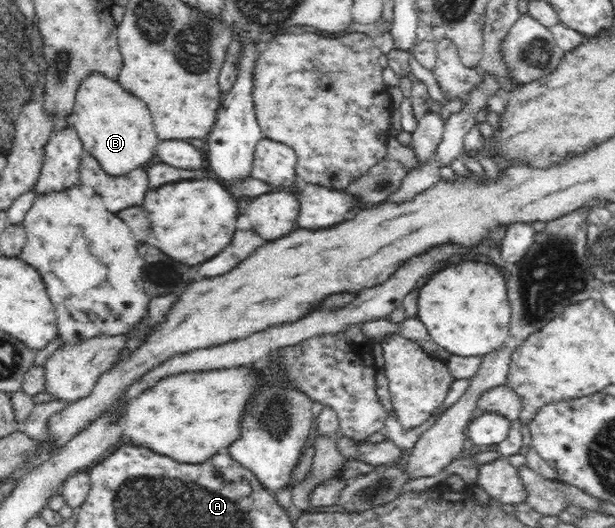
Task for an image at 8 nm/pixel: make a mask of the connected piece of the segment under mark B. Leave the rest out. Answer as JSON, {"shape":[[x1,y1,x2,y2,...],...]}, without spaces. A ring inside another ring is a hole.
{"shape":[[88,72,82,80,67,122,68,126,77,130,85,152,97,158,108,174,125,175,135,167,156,160,160,139,147,105,135,94,126,91,116,80,101,72]]}

